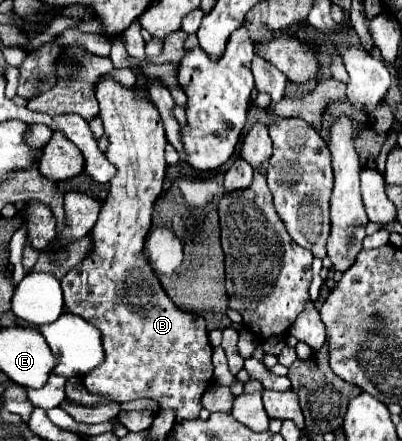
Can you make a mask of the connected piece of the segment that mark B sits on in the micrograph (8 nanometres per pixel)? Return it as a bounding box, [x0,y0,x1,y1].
[61,80,213,424]

